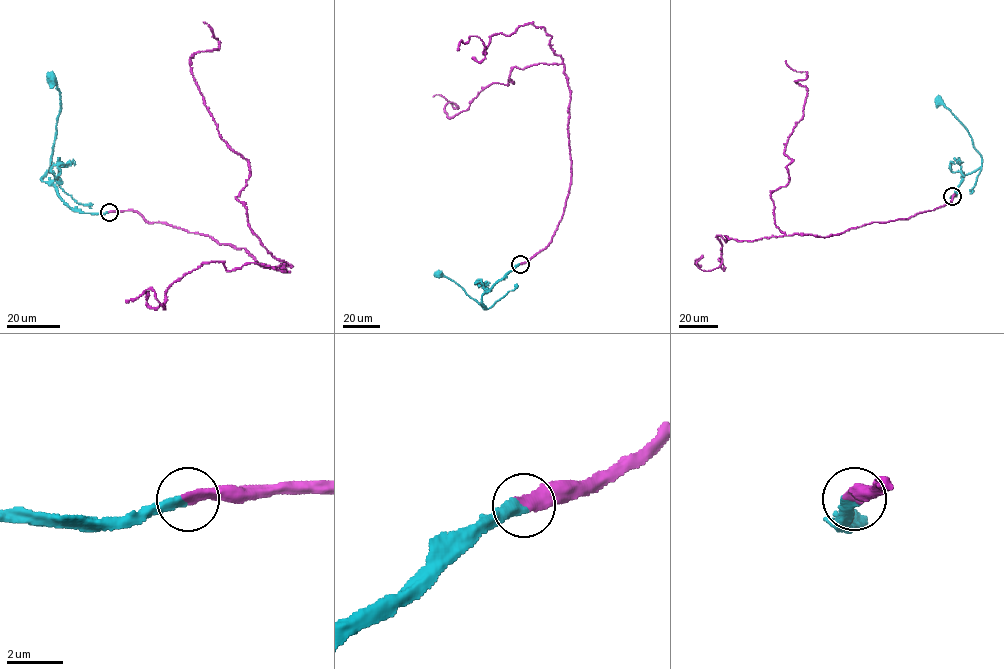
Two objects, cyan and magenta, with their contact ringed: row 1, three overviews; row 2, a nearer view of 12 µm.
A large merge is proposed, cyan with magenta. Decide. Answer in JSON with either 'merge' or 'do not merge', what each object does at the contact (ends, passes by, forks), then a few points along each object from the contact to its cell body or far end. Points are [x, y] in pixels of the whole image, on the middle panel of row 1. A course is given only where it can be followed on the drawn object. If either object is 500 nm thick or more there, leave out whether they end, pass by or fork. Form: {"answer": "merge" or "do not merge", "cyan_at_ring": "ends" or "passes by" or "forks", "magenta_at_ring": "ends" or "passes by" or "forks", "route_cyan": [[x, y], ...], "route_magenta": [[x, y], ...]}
{"answer": "merge", "cyan_at_ring": "ends", "magenta_at_ring": "ends", "route_cyan": [[520, 263], [482, 296], [487, 309], [459, 285], [440, 275]], "route_magenta": [[520, 263], [550, 241], [570, 188], [564, 65], [515, 67], [513, 83], [451, 117], [457, 105], [433, 97]]}

